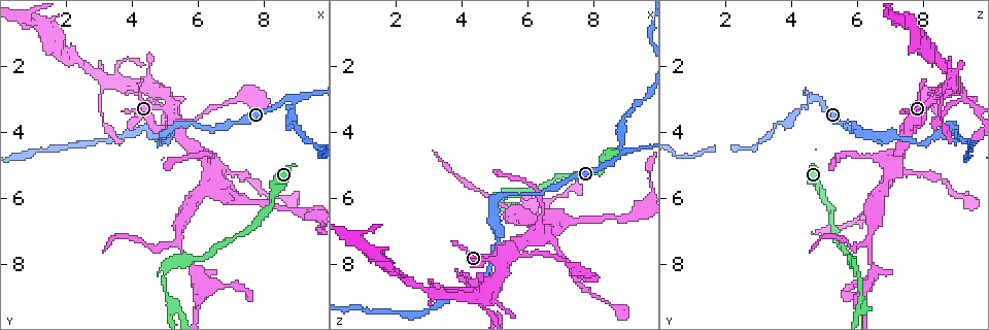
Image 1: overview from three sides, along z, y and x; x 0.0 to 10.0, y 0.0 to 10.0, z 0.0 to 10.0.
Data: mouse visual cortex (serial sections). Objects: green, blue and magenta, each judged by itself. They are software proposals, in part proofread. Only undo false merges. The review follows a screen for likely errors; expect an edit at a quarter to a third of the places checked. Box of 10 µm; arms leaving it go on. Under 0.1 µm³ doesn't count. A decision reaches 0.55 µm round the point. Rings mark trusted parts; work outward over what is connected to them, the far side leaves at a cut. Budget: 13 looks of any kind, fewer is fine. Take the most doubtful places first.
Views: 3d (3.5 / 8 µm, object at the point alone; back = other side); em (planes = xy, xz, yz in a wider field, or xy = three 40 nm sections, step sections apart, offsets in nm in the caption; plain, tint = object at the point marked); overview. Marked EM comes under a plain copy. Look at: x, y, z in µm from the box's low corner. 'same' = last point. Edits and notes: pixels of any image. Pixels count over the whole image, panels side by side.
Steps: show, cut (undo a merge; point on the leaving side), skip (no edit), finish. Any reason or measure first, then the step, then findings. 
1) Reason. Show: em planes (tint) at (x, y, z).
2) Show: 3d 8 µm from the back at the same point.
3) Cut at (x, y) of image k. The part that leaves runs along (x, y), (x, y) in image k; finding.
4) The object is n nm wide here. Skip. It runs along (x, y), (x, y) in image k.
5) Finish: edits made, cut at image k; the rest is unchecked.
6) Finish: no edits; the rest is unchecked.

Two arms in line, one across. Show: 3d 8 µm at (5.25, 9.20, 6.10).

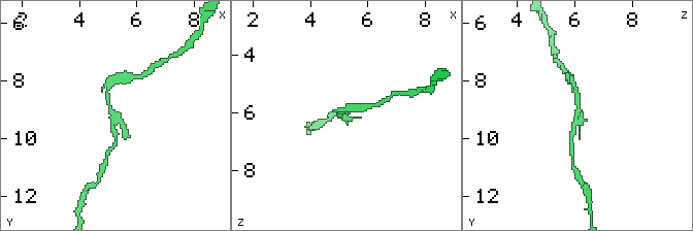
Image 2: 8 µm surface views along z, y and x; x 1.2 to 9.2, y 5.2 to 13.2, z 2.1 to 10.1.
Closer look. Show: 3d 3.5 µm at the same point.

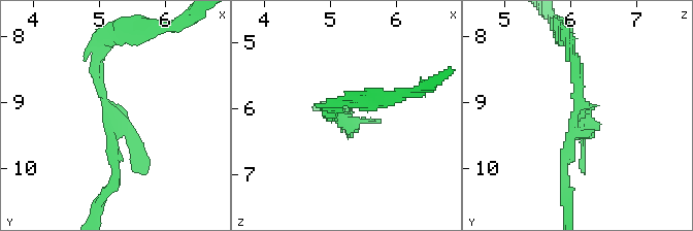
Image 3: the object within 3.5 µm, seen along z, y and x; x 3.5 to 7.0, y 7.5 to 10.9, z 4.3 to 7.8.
Need the tissue. Show: em xy step 5 (tint) at (5.20, 9.15, 6.15).

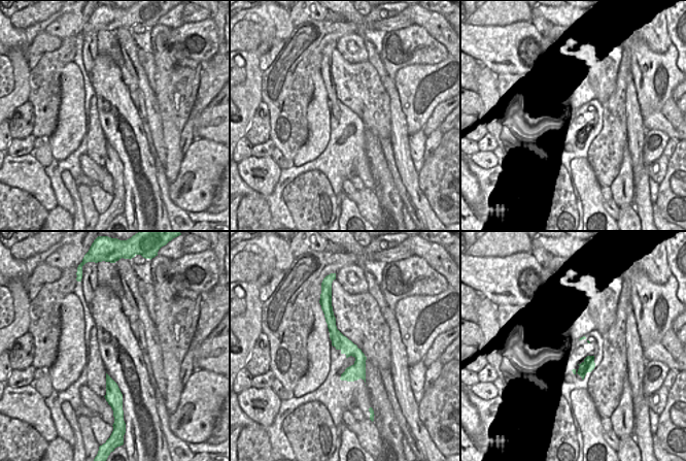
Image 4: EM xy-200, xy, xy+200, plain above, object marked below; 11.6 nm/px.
3 arms meet here; the arms are 100, 150, 150 nm wide. Skip. It runs along (100, 47), (103, 102), (147, 162) in image 3; one cell here.

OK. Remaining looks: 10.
Side arm on a straight run. Show: 3d 3.5 µm at (8.85, 3.00, 4.60).

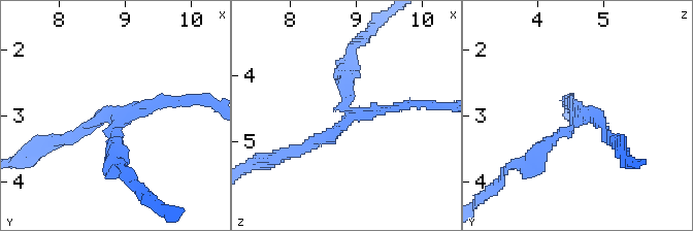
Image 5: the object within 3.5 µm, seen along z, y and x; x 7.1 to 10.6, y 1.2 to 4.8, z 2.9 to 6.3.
3 arms meet here; the arms are 150, 200, 200 nm wide. Show: em xy step 1 (tint) at (8.85, 3.00, 4.70).

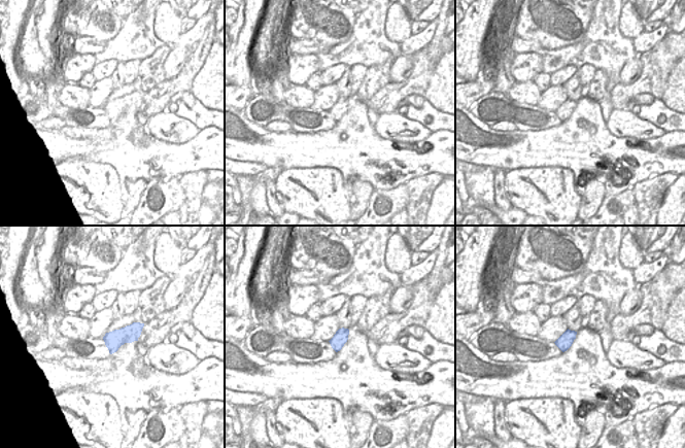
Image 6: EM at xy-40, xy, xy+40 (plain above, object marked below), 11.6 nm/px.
Cut at (345, 76) of image 5. The part that leaves runs along (347, 108), (343, 79), (353, 47), (365, 37) in image 5; a second cell is stuck on.

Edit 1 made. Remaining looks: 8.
Sharp bend. Show: 3d 3.5 µm at (4.55, 2.65, 8.85).

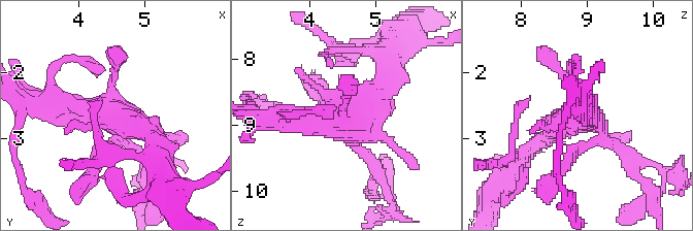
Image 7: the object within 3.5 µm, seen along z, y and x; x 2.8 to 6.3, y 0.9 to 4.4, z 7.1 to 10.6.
Show: em xy step 5 (tint) at (4.45, 2.65, 8.85).

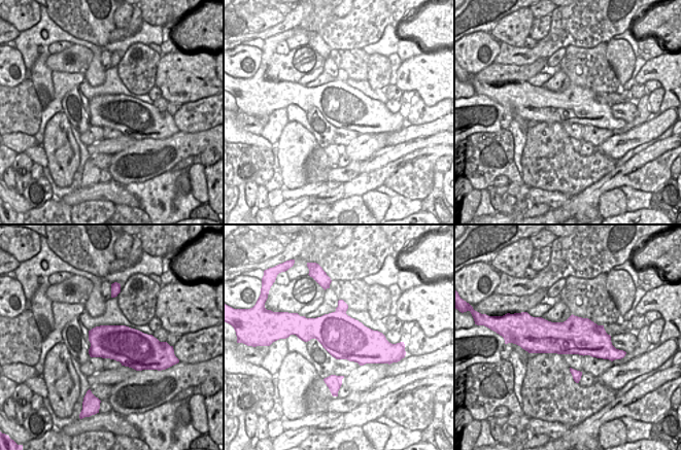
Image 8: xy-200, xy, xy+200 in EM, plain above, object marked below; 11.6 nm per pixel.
Show: em xy step 1 (tint) at the same point.

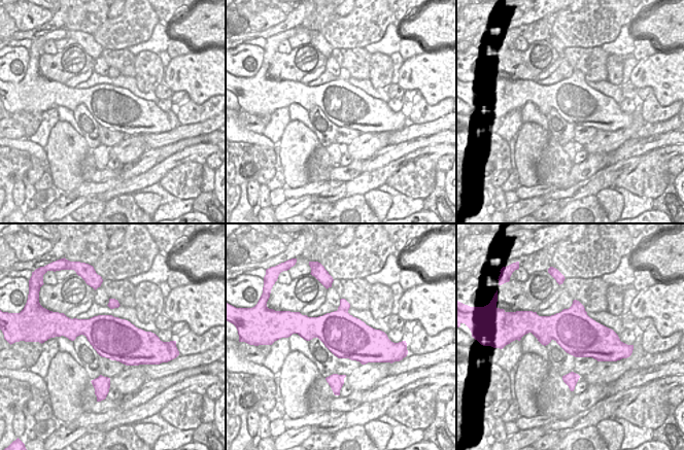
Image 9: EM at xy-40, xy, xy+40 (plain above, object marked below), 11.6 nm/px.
Skip. It runs along (390, 76), (329, 124), (275, 119) in image 7; continuous, no second cell.

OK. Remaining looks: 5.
Side arm on a straight run. Show: 3d 8 µm at (5.25, 3.75, 7.65).

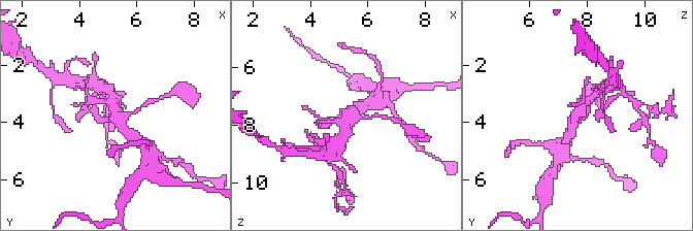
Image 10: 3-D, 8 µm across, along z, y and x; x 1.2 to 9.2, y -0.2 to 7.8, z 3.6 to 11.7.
Show: 3d 3.5 µm at the same point.

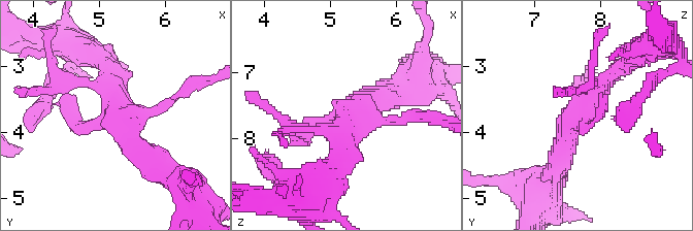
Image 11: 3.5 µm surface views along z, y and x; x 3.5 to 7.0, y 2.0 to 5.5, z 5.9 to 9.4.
Need the tissue. Show: em planes (tint) at (5.25, 3.75, 7.65).

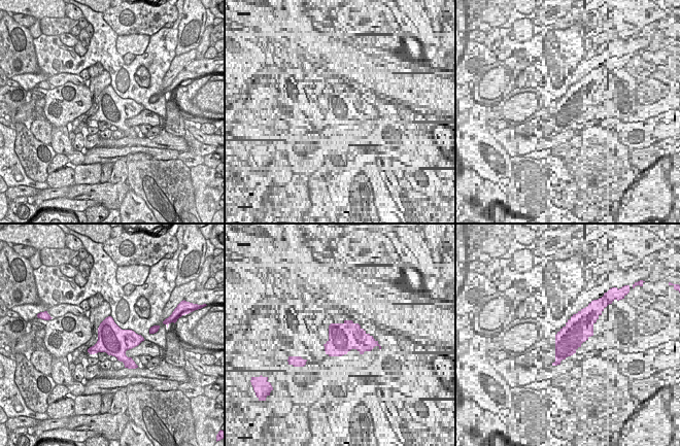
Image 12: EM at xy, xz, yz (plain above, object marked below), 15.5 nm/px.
The object is 440 nm wide here. Skip. It runs along (71, 81), (106, 88), (154, 164) in image 11; continuous, no second cell.

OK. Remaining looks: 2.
Sharp bend. Show: 3d 3.5 µm at (6.50, 5.70, 6.85).

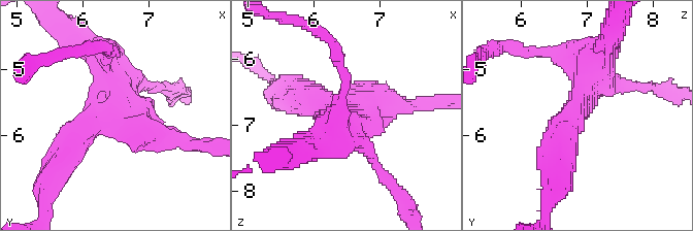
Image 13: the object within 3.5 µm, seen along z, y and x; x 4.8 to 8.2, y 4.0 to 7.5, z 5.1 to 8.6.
Shape alone is not enough. Show: em xy step 1 (tint) at (6.45, 5.65, 6.80).

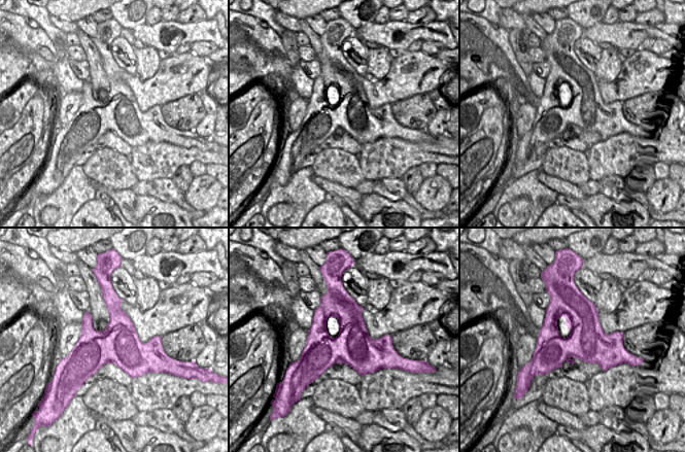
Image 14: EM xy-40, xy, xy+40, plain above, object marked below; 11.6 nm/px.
The object is 440 nm wide here. Skip. It runs along (596, 57), (564, 127), (557, 159) in image 13; all the same cell.

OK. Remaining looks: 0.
Finish: edits made, cut at image 5; the rest is unchecked.

